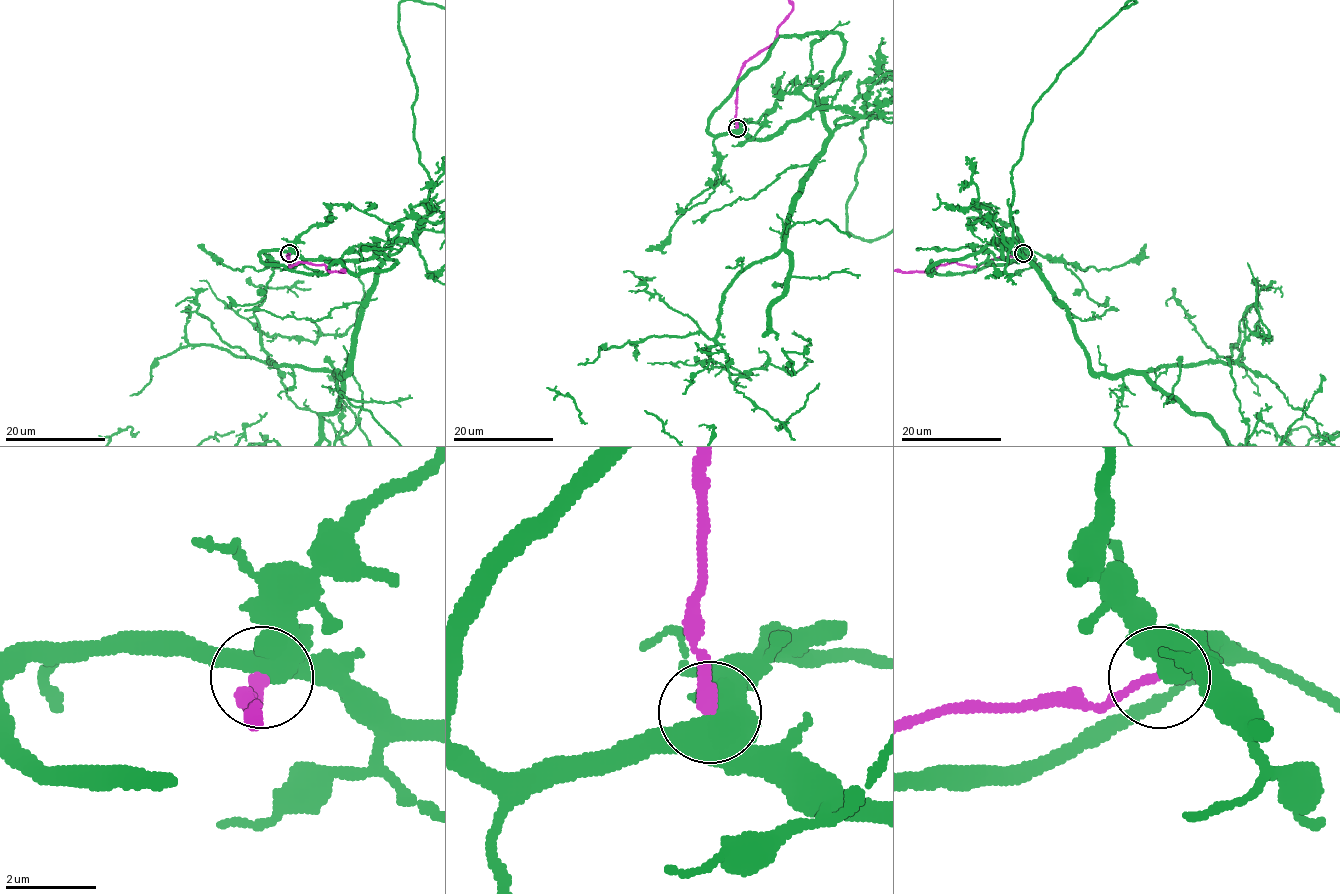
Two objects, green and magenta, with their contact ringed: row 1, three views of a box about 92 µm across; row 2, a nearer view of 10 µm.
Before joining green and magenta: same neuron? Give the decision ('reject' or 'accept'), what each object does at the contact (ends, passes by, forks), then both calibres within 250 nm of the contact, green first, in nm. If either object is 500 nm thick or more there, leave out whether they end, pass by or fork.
reject | green forks | magenta ends | 480/200 nm

